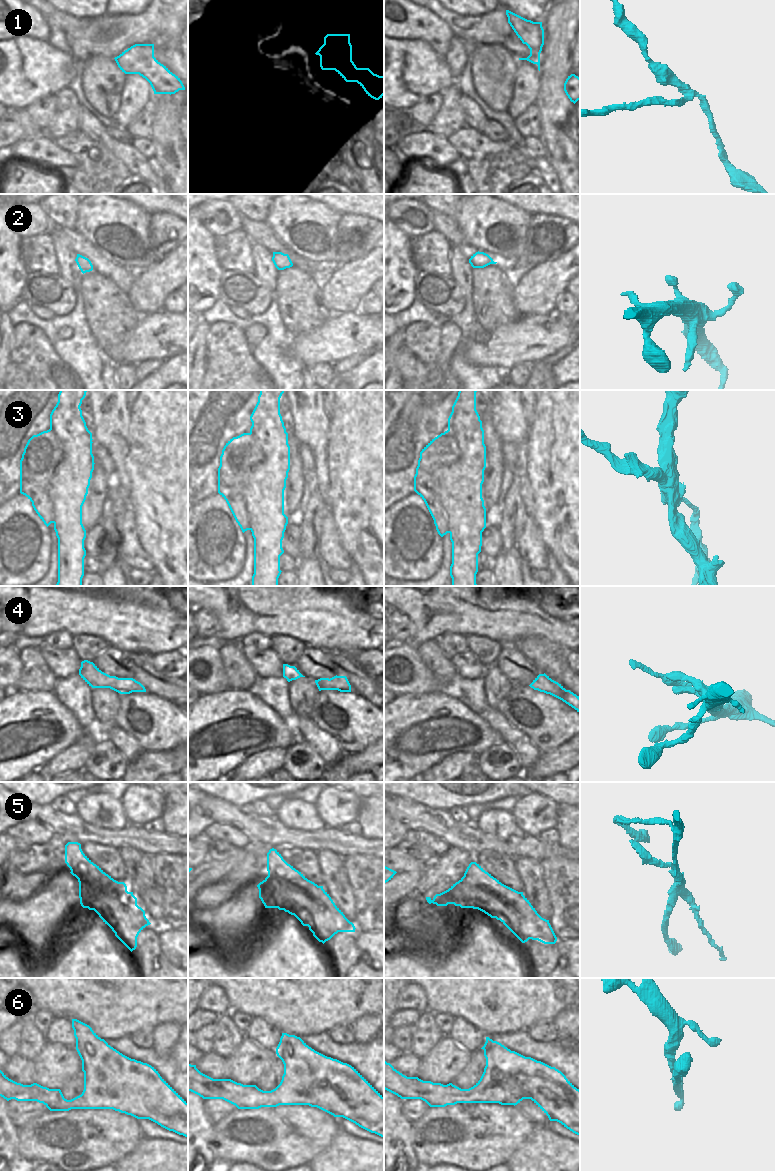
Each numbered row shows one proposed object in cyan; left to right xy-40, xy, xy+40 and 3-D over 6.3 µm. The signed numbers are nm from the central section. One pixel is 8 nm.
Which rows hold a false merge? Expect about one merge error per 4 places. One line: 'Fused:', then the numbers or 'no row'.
Fused: 1, 3, 4, 5

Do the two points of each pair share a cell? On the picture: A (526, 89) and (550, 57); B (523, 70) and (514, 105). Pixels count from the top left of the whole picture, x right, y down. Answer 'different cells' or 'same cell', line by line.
A: different cells
B: same cell

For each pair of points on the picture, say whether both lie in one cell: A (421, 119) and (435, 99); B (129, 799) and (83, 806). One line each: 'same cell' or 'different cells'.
A: same cell
B: different cells

